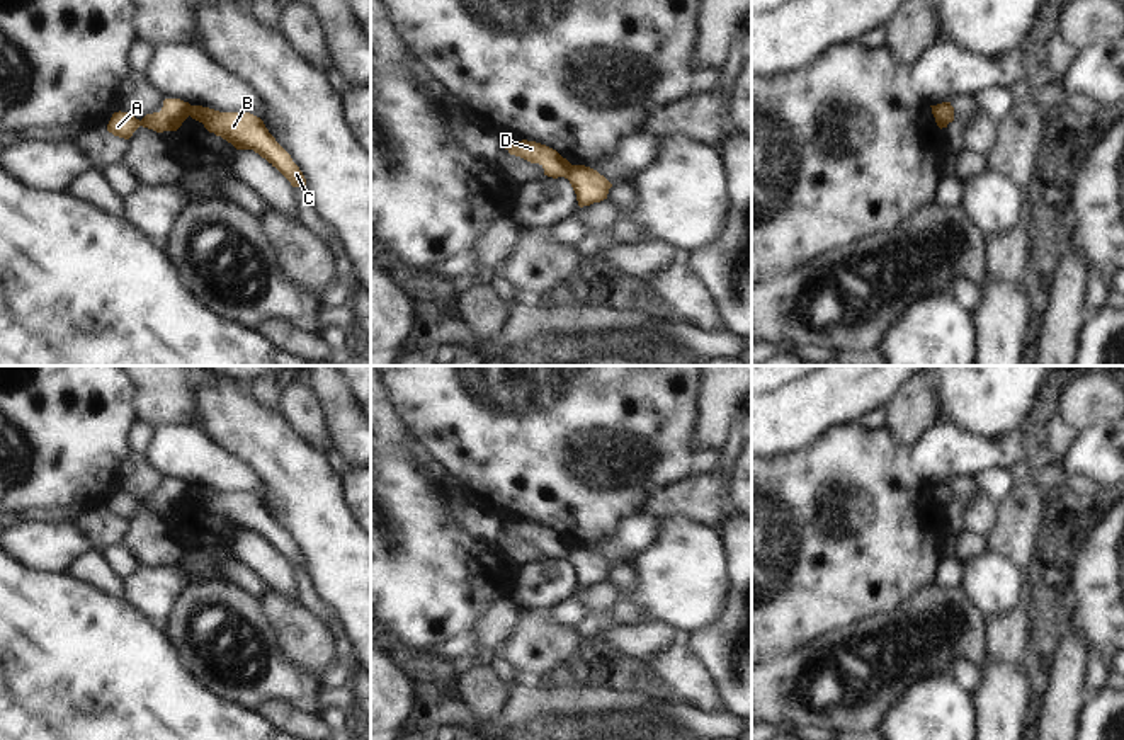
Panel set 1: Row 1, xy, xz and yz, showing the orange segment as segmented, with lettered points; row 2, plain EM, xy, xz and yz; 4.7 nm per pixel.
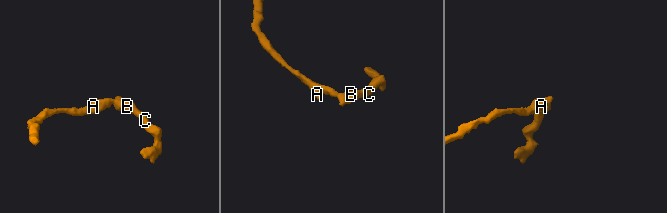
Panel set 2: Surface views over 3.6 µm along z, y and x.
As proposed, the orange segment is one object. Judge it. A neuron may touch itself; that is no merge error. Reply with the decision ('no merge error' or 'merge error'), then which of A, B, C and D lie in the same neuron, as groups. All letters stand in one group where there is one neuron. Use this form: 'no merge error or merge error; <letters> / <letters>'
merge error; A D / B C

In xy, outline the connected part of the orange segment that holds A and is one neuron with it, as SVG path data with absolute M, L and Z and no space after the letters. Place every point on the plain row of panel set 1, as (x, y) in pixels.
M165 480L160 493L146 495L141 502L128 493L114 493L107 505L107 512L124 521L129 521L139 507L156 514L177 512L189 495L189 483L180 480Z

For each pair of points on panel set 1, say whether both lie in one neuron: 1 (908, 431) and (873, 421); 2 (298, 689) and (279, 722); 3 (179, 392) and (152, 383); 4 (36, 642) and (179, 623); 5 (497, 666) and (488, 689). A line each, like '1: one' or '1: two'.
1: two
2: two
3: one
4: two
5: two

